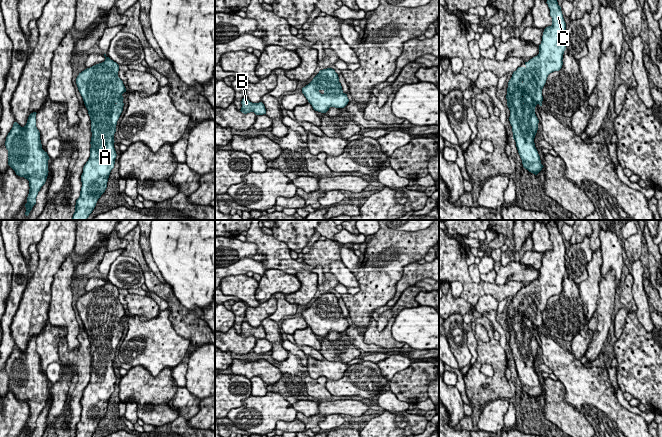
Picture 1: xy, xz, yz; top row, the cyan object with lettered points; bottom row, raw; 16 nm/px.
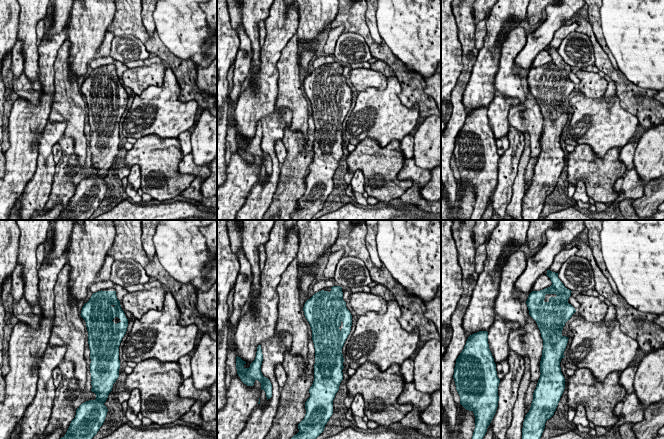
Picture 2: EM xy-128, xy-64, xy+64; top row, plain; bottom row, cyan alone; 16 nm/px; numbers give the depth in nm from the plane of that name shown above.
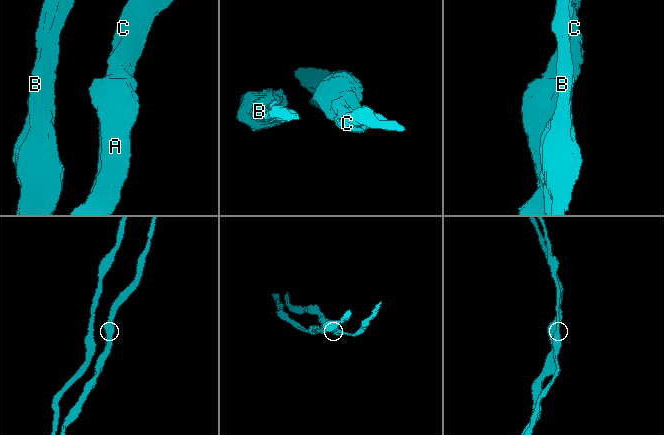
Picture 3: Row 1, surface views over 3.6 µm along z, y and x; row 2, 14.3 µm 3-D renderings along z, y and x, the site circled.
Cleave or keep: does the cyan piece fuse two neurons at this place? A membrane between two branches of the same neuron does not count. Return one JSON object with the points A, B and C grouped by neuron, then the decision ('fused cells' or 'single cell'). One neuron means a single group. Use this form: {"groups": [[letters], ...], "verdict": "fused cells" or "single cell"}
{"groups": [["A", "B", "C"]], "verdict": "single cell"}

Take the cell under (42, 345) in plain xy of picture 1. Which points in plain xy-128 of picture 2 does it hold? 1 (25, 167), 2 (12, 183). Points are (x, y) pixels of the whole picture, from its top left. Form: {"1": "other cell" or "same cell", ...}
{"1": "other cell", "2": "other cell"}

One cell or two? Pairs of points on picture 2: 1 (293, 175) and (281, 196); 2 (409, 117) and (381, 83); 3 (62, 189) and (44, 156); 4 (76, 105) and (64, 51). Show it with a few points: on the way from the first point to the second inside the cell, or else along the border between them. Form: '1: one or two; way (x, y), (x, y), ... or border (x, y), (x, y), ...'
1: one; way (292, 180), (291, 186), (286, 191)
2: two; border (388, 81), (383, 89), (366, 88), (362, 91)
3: two; border (56, 164), (52, 188), (48, 196)
4: one; way (66, 92), (63, 85), (63, 64)

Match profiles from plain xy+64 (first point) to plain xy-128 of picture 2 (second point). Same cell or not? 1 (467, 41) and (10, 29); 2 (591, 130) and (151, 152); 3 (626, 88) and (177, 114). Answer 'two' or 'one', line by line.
1: one
2: two
3: two

